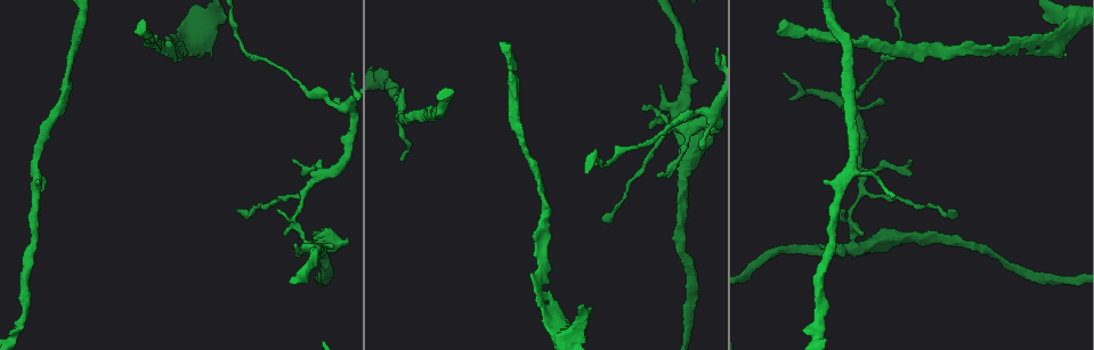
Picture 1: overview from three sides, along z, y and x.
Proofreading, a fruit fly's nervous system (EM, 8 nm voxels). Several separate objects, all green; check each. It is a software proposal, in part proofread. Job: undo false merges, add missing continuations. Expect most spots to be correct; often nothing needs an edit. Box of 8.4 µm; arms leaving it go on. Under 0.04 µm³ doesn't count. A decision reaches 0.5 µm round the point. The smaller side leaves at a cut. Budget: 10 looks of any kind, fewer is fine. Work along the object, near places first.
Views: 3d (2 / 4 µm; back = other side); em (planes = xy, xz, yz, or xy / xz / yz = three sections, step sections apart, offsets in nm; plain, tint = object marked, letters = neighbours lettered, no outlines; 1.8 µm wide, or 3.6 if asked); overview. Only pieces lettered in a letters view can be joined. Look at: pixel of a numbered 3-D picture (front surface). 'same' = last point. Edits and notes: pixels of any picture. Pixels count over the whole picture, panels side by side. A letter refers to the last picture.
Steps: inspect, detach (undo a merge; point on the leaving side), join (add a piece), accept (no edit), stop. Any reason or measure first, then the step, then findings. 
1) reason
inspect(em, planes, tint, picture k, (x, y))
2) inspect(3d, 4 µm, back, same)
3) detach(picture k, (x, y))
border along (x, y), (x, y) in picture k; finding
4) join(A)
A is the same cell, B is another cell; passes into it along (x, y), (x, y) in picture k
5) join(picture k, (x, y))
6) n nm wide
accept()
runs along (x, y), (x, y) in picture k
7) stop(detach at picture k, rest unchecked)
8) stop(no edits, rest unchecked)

branch stops here
inspect(em, planes, letters, picture 1, (547, 293))

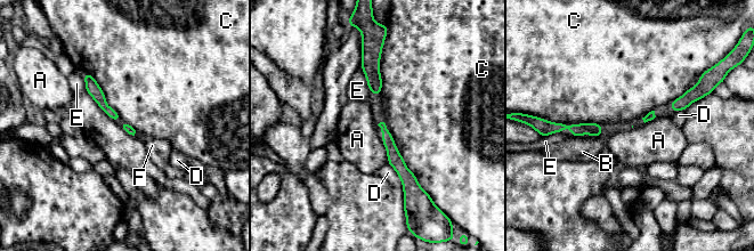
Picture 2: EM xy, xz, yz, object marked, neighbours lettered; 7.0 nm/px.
accept()
A, B, C, D, E and F are other cells; border along (86, 91), (118, 123) in picture 2; none of them fits

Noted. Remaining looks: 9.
inspect(em, xz, step 16, letters, picture 1, (657, 175))

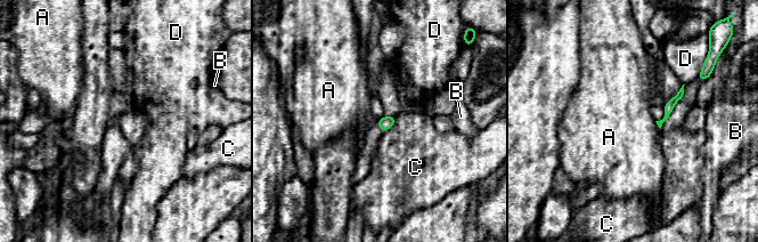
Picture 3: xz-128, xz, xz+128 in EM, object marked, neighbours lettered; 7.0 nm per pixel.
C touches over 160 nm
accept()
A, B, C and D are other cells; border along (654, 121), (660, 129) in picture 3; none of them fits

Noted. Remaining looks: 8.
free end
inspect(3d, 2 µm, picture 1, (659, 85))

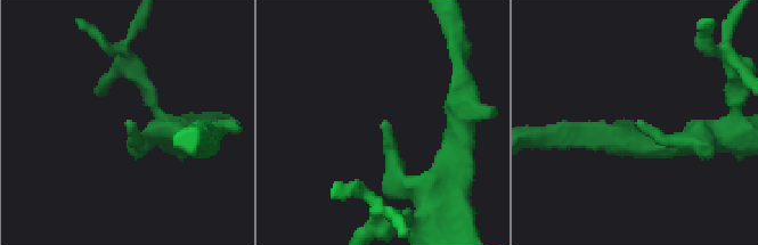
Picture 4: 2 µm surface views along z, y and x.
inspect(em, xz, step 16, tint, picture 4, (637, 123))

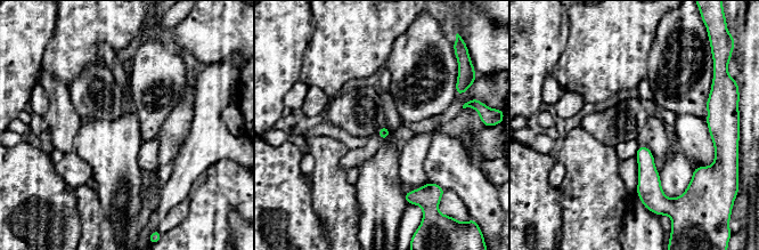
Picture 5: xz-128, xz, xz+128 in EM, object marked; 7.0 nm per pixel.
inspect(em, planes, letters, same)

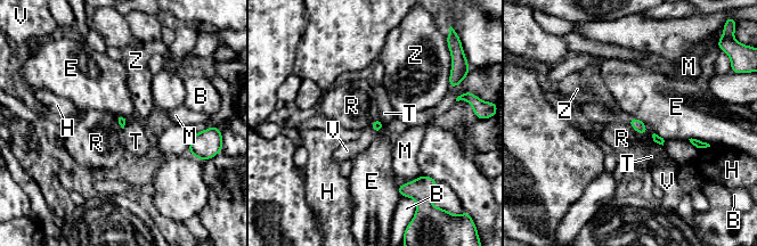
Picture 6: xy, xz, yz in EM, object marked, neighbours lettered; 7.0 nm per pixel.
accept()
B, E, H, M, R, T, V and Z are other cells; runs along (632, 120), (660, 140) in picture 6; none of them fits

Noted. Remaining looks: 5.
long arm stops here
inspect(3d, 4 µm, picture 1, (141, 36))

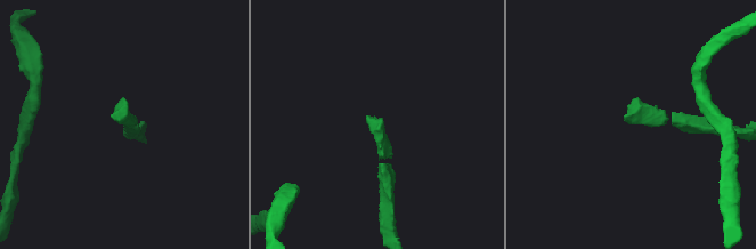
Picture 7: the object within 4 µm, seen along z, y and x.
inspect(em, xz, step 4, letters, picture 7, (374, 120))

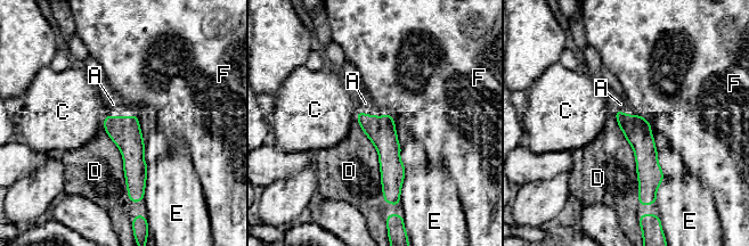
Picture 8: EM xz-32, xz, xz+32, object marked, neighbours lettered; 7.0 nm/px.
cut it another way
inspect(em, planes, letters, same)

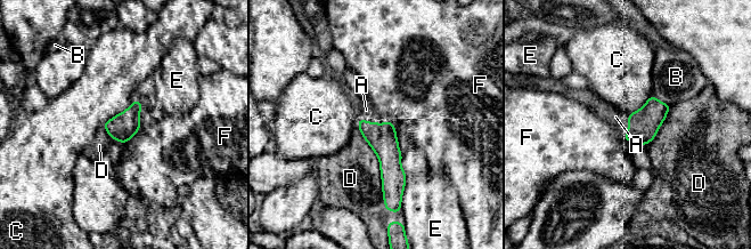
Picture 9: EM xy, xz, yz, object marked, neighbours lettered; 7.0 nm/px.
D touches over 600 nm
join(A)
A is the same cell, B, C, D, E and F are other cells; the neuron continues

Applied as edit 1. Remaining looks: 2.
stop(join at picture 9, rest unchecked)

